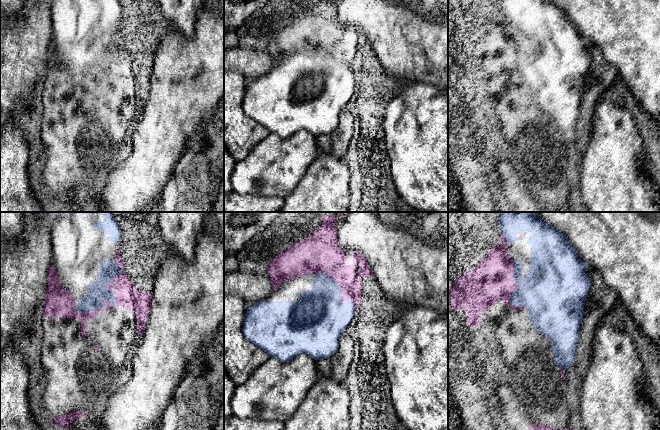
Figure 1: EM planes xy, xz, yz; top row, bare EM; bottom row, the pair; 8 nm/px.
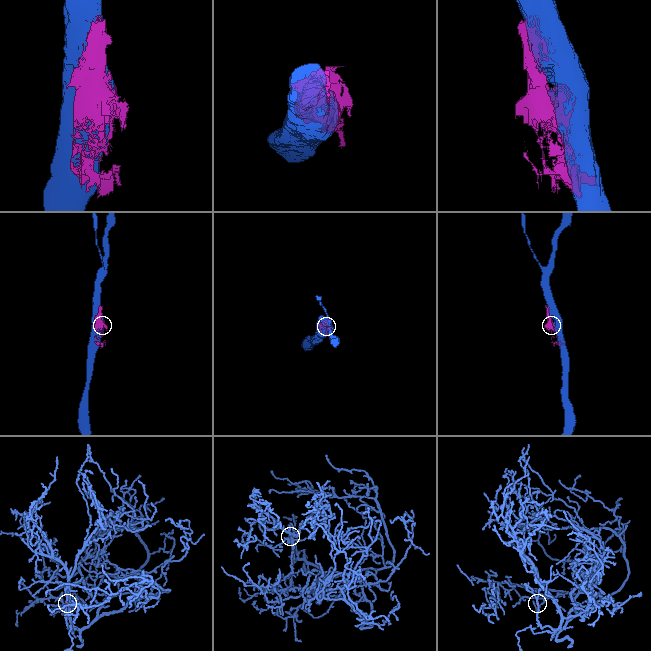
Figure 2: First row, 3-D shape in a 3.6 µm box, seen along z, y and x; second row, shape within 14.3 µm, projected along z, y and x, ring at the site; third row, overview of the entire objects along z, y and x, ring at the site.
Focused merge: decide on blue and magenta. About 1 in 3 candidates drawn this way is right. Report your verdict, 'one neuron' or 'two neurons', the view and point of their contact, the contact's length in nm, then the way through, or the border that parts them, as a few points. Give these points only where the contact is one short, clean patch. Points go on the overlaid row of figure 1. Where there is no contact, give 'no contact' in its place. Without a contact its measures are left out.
two neurons | xy (115, 299) | 550 nm

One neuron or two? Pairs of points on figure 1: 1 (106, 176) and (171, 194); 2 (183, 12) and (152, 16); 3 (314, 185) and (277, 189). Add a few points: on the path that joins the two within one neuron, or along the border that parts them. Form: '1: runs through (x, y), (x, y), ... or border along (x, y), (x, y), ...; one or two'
1: border along (177, 184), (164, 189), (158, 201); two
2: border along (161, 11), (168, 21); two
3: border along (308, 167), (297, 186), (284, 198); two

